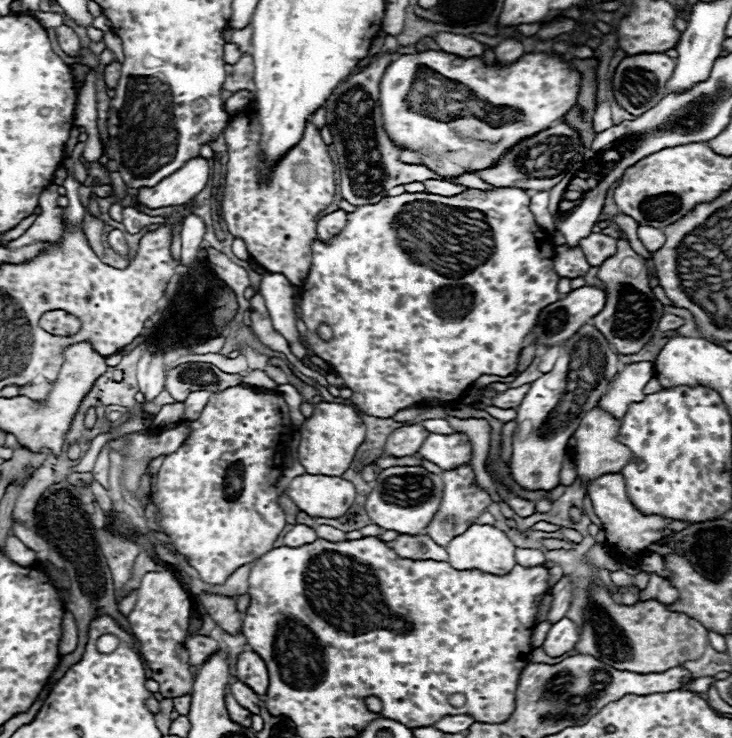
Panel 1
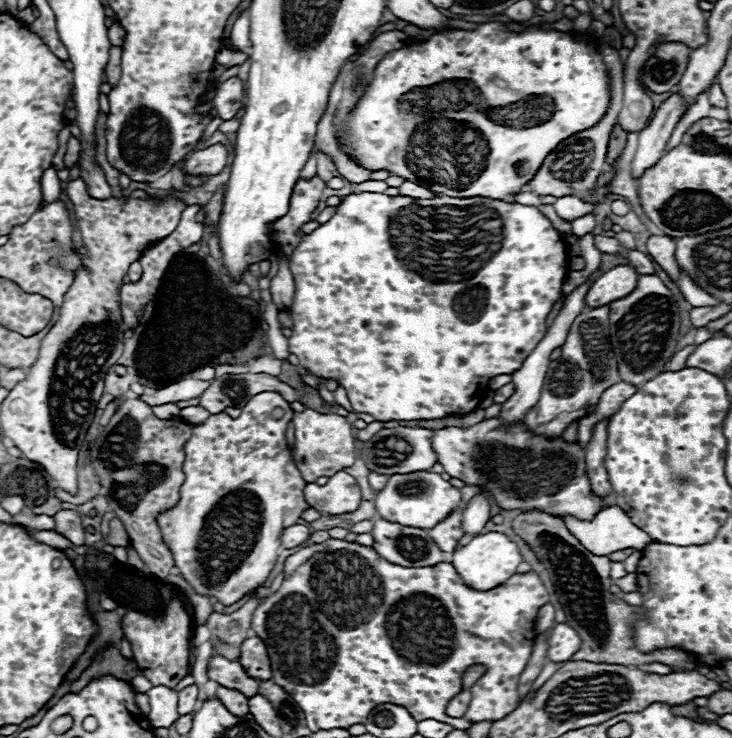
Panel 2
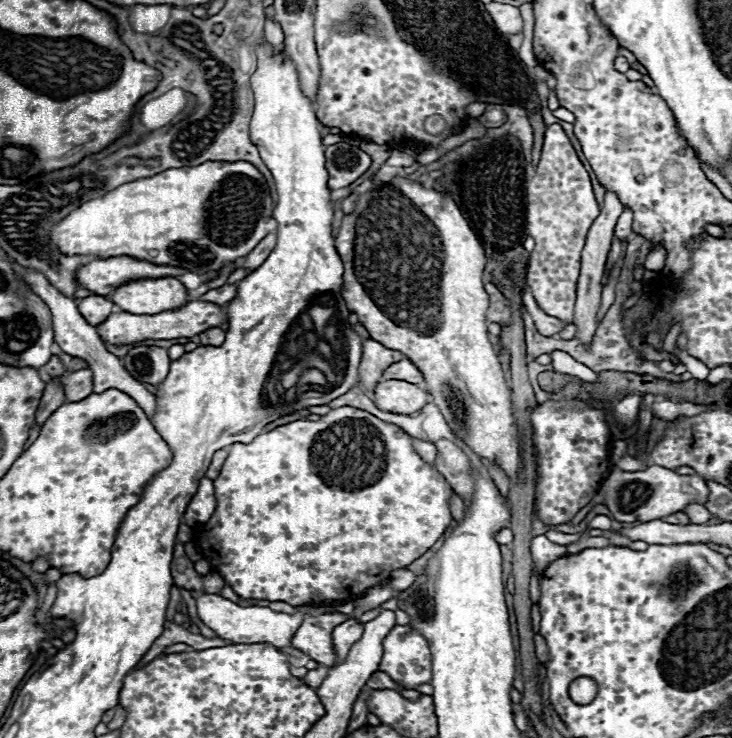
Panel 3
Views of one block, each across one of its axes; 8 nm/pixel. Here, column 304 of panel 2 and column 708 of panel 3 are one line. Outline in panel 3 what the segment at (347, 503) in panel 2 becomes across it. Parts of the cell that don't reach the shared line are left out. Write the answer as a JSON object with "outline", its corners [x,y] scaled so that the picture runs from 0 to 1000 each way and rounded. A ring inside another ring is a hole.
{"outline":[[[885,631],[874,640],[850,640],[844,634],[836,634],[831,645],[825,648],[822,667],[828,667],[828,686],[833,688],[836,699],[847,707],[885,707],[885,705],[902,705],[907,699],[932,694],[943,683],[964,683],[970,664],[964,659],[964,650],[959,650],[954,642],[948,645],[932,645],[913,634],[902,631]]]}

